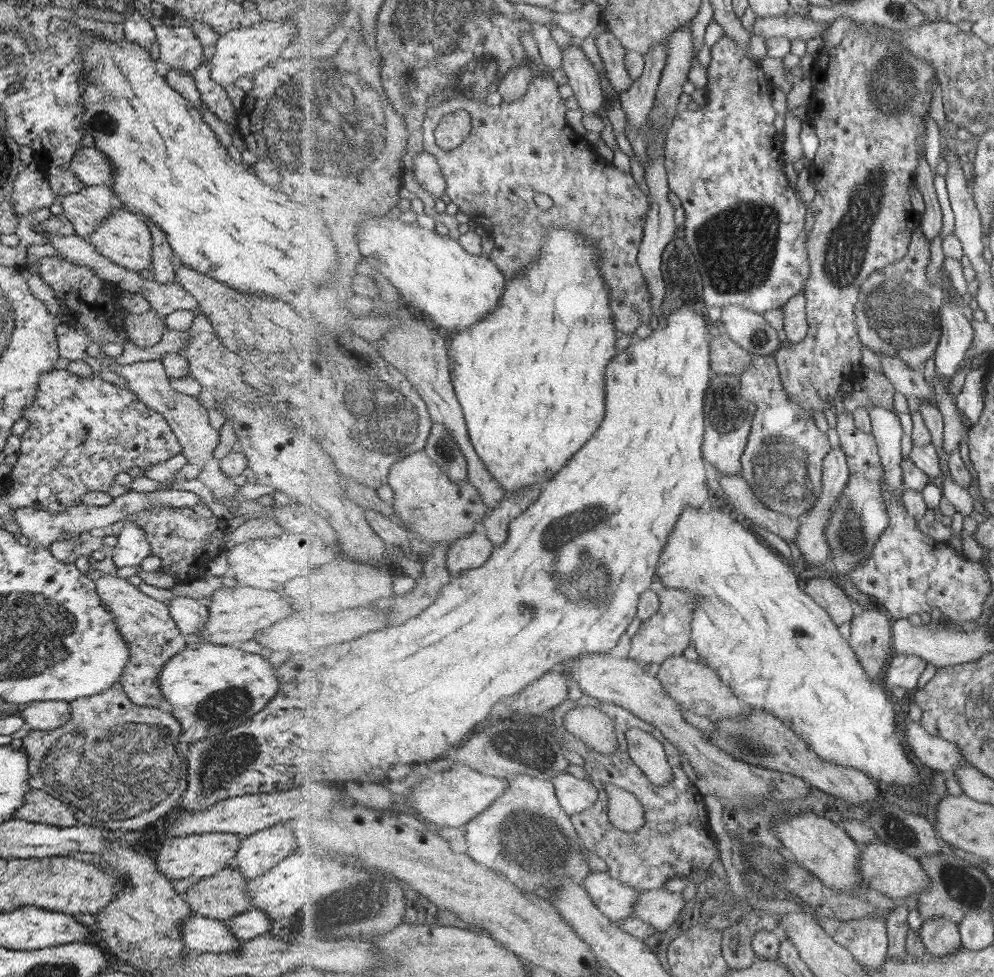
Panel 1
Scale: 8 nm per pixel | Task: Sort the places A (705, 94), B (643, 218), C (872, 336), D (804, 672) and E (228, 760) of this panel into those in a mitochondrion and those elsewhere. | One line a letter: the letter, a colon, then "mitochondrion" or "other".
A: other
B: other
C: mitochondrion
D: other
E: mitochondrion

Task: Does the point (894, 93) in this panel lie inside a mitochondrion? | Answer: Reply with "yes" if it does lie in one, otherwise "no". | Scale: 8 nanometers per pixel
yes

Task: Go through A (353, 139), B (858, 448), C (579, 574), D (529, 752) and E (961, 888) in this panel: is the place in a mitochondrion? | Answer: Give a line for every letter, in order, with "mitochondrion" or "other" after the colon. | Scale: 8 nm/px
A: mitochondrion
B: other
C: mitochondrion
D: mitochondrion
E: mitochondrion

